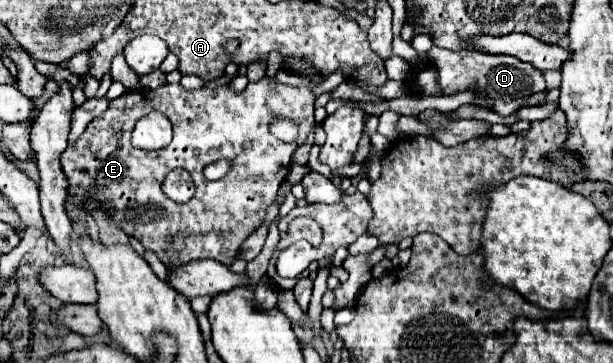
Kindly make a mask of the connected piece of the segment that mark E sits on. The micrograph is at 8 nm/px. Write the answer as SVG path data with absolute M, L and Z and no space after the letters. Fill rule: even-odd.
M263 77L255 83L249 83L243 91L233 91L231 85L187 91L179 83L173 83L173 85L165 83L155 91L149 91L149 89L147 91L127 91L121 97L113 99L101 117L89 123L89 127L79 137L75 147L65 149L65 153L61 155L61 167L69 179L69 193L81 199L89 195L97 197L97 201L101 201L101 207L113 217L113 221L127 235L139 239L145 249L155 251L159 259L165 263L165 267L179 267L195 259L215 259L229 267L235 261L241 243L263 223L267 207L275 201L277 189L289 173L291 157L295 149L301 143L305 143L311 127L315 125L315 119L313 119L315 99L317 97L311 91L311 87L283 85L275 81L275 77ZM153 111L163 113L171 121L173 141L165 149L143 151L143 149L133 147L131 133L135 129L135 123ZM277 117L289 119L295 125L299 125L299 135L295 141L285 143L269 131L271 121ZM219 159L231 161L231 171L219 181L205 179L203 169L209 163L215 163ZM177 167L189 171L197 187L195 197L185 205L171 201L161 191L167 171L177 169ZM169 237L181 237L181 251L171 249Z

